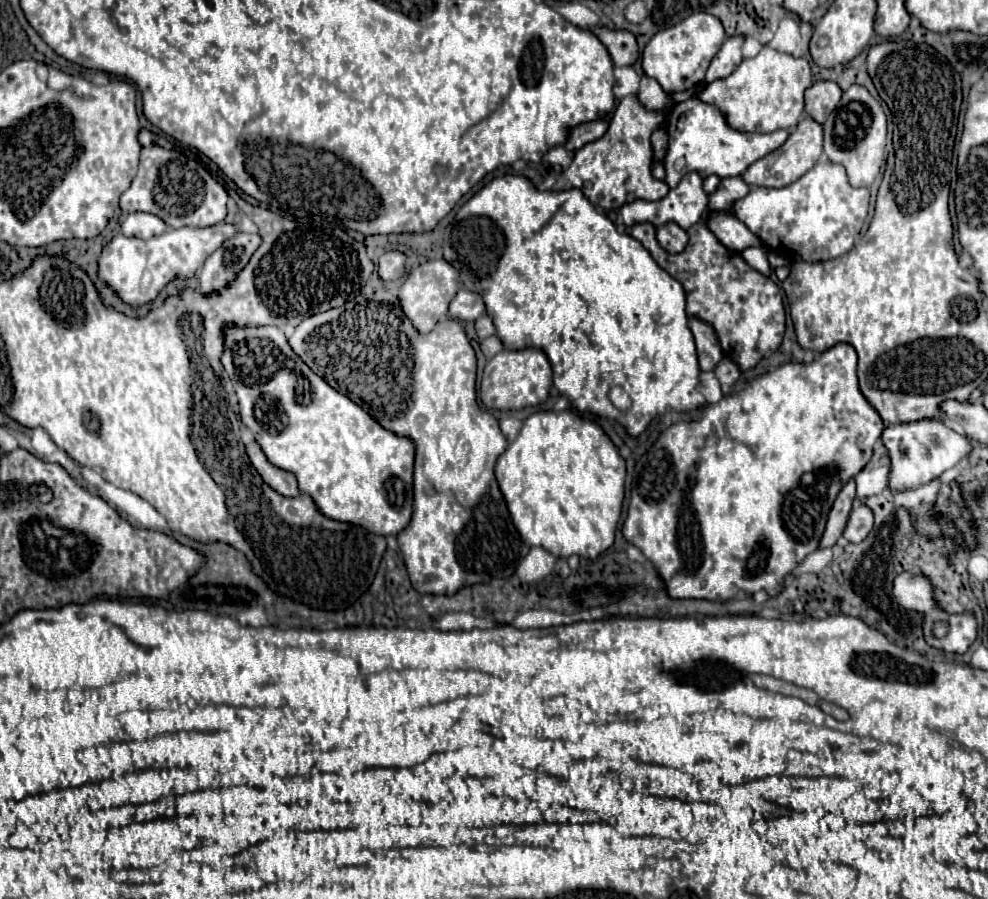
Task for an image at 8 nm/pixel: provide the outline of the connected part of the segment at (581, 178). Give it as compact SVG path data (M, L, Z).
M625 96L617 106L605 136L577 150L571 166L563 170L551 190L561 192L577 188L587 196L593 206L599 206L603 210L619 210L623 204L635 200L661 200L669 192L669 186L655 180L651 174L653 150L649 142L653 130L661 122L661 112L649 112L639 104L637 96Z

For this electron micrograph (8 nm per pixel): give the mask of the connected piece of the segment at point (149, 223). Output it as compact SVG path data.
M133 212L125 216L121 222L121 232L125 236L135 236L135 238L153 238L163 234L165 230L167 224L161 218L145 212Z

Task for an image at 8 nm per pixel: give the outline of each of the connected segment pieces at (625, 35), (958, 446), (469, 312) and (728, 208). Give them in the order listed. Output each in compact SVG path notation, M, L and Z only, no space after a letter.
M603 26L603 30L593 30L593 32L609 50L615 66L631 66L637 60L637 42L631 32L627 32L627 30L615 32L605 26Z
M923 420L923 422L889 426L885 428L881 440L883 446L889 450L891 458L891 472L887 486L893 492L915 490L919 486L933 482L971 452L971 442L965 436L947 428L941 420Z
M459 288L457 294L453 296L451 304L449 304L449 316L455 318L455 320L473 322L483 312L485 312L485 304L479 298L479 294L473 294L473 292L465 290L465 288Z
M725 178L721 180L719 188L709 194L709 206L707 210L709 212L727 212L727 214L733 214L733 204L739 200L739 198L745 198L749 192L749 186L739 178Z

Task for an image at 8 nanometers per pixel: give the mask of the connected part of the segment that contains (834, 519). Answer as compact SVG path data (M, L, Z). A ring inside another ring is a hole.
M849 480L841 492L837 494L835 498L835 504L829 512L829 518L827 518L827 528L825 528L825 534L821 538L821 548L825 546L833 546L837 542L837 538L841 536L845 524L847 524L847 518L849 518L849 512L851 512L851 504L855 500L855 480Z

